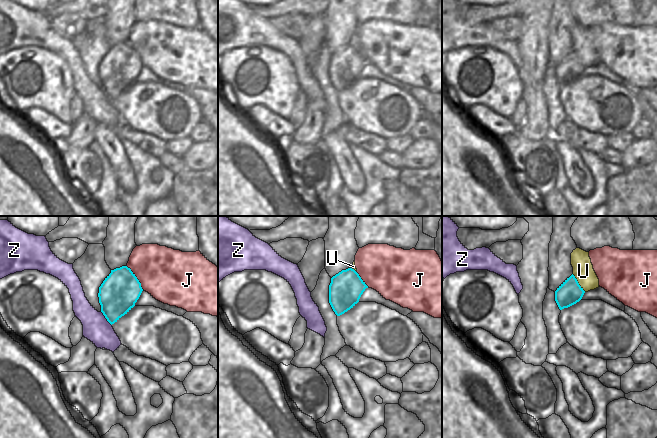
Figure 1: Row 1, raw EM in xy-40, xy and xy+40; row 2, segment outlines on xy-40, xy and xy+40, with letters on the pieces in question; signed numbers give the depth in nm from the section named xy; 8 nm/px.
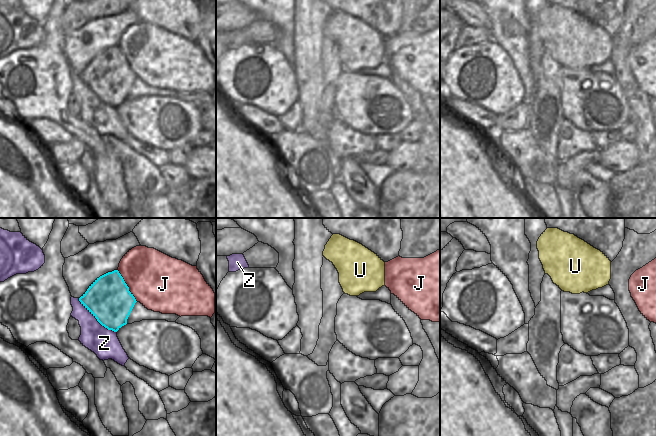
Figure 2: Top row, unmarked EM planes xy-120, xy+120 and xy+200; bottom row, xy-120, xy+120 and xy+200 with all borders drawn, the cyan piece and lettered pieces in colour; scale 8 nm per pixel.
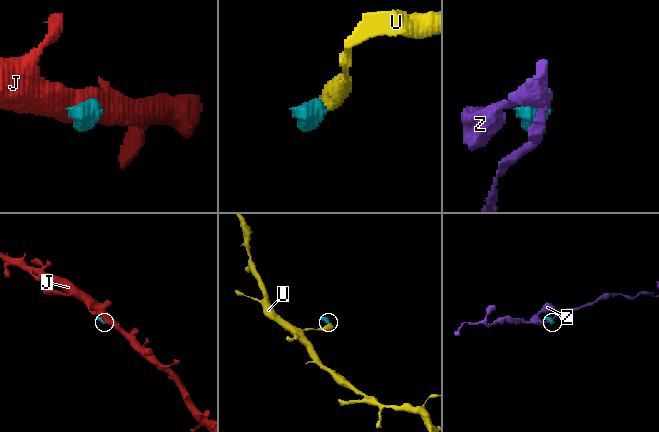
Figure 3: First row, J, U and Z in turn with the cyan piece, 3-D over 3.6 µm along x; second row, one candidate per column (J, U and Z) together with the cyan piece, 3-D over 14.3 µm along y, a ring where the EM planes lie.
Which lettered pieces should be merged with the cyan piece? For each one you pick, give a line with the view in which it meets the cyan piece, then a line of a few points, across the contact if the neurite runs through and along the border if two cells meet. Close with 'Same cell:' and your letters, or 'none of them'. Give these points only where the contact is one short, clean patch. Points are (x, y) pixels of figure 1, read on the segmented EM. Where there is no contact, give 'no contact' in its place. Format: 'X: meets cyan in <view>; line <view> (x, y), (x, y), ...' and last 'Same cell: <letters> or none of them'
Same cell: none of them

